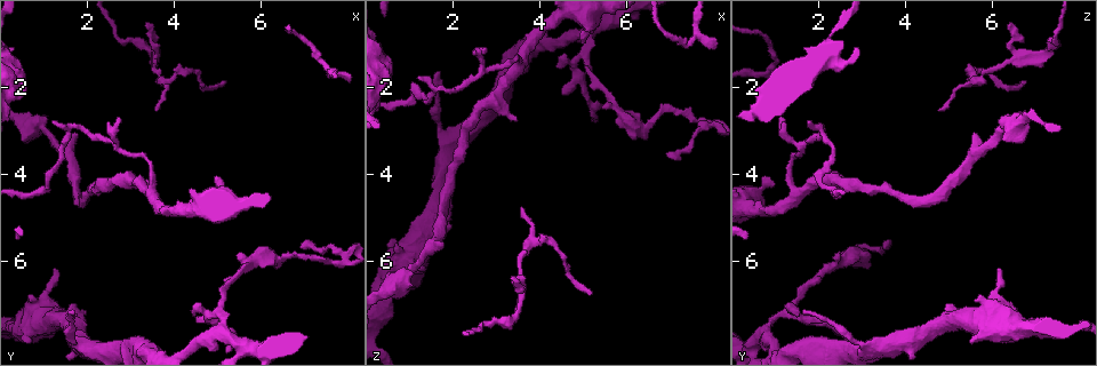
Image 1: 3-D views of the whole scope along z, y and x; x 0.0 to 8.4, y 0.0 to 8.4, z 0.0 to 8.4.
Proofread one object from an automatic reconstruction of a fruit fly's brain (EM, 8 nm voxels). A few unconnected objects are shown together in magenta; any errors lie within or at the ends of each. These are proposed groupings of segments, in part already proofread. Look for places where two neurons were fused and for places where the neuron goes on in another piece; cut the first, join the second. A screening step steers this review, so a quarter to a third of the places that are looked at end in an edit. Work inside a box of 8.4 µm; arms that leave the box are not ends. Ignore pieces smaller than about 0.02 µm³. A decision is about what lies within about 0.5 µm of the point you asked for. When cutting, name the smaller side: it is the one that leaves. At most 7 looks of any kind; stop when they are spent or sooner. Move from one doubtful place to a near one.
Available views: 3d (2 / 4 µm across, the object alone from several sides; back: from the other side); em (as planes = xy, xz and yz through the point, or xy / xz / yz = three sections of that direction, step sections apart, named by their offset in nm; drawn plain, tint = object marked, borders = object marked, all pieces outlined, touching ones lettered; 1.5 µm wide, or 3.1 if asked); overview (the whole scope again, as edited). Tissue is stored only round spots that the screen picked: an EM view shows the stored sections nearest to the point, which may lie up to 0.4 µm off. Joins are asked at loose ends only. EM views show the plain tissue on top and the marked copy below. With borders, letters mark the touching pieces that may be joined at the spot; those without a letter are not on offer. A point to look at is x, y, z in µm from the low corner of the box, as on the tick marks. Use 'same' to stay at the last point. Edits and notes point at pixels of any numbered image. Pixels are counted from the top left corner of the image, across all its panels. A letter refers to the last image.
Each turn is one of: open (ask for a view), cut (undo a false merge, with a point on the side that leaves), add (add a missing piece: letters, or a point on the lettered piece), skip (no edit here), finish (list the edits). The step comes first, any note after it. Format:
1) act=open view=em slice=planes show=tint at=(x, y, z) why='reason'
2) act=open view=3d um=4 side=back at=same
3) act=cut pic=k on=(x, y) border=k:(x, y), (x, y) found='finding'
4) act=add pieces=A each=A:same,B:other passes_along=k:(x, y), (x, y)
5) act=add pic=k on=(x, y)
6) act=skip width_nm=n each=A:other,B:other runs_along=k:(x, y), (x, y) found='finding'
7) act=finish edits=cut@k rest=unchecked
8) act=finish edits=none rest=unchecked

act=open view=3d um=4 at=(7.90, 5.85, 2.85)

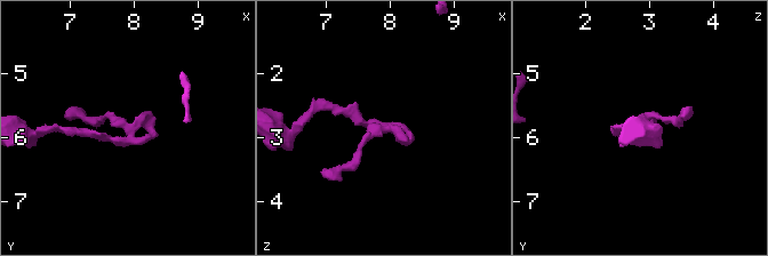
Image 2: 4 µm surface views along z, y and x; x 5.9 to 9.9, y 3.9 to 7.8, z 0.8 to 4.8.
act=open view=em slice=xy step=8 show=tint at=(7.90, 5.85, 2.90) why='shape alone is not enough'

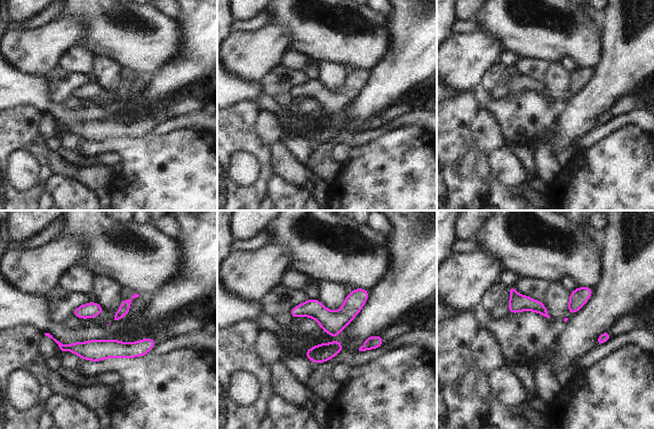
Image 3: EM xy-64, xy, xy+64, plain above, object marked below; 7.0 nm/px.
act=open view=em slice=planes show=borders at=same

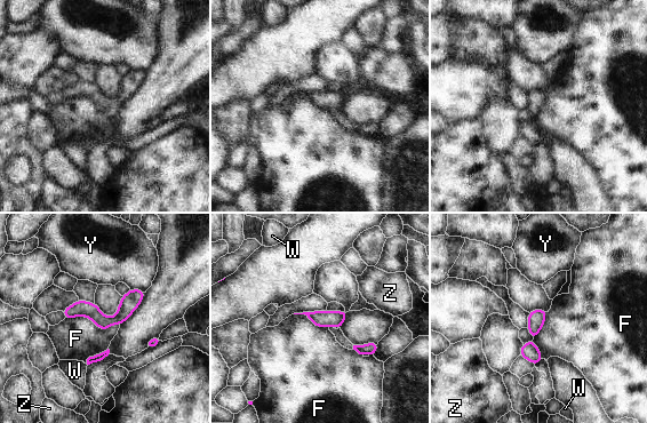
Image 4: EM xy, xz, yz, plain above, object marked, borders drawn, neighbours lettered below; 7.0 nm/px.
act=skip width_nm=110 each=F:other,W:other,Y:other,Z:other runs_along=4:(142, 294), (114, 320), (65, 313) found='one neuron here'

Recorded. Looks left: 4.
act=open view=3d um=4 at=(5.00, 4.10, 0.75) why='branch stops here'

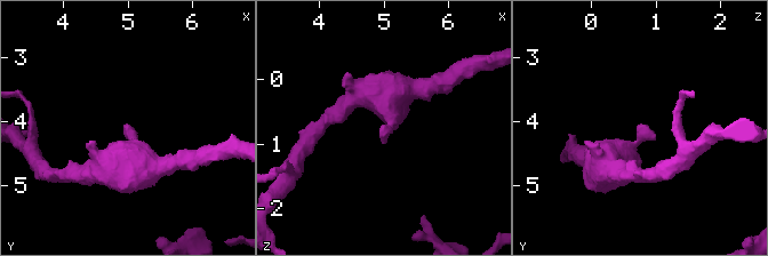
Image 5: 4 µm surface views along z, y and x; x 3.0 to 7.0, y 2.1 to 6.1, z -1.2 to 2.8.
act=open view=em slice=yz step=8 show=borders at=(5.00, 4.10, 0.70) why='now the EM'

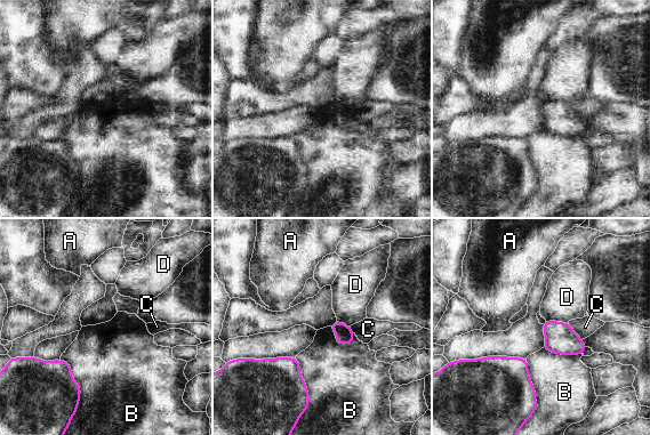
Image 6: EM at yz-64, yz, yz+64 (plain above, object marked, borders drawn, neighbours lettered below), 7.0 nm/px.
act=open view=em slice=planes show=borders at=same

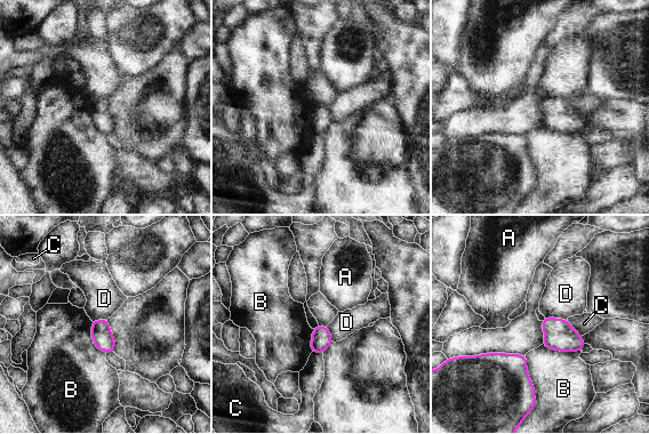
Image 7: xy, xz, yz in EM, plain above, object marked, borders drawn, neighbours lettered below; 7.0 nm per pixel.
act=skip width_nm=140 each=A:other,B:other,C:other,D:other border=7:(545, 316), (567, 319) found='no lettered piece goes on from it'

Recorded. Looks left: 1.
act=finish edits=none rest=unchecked

